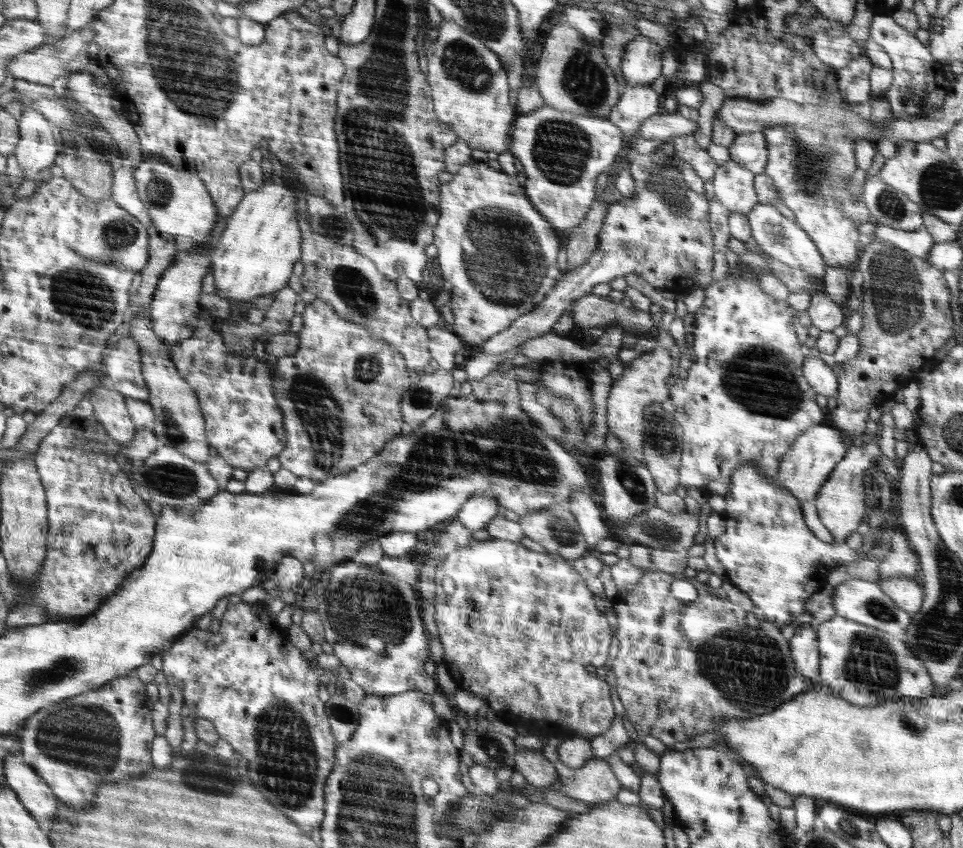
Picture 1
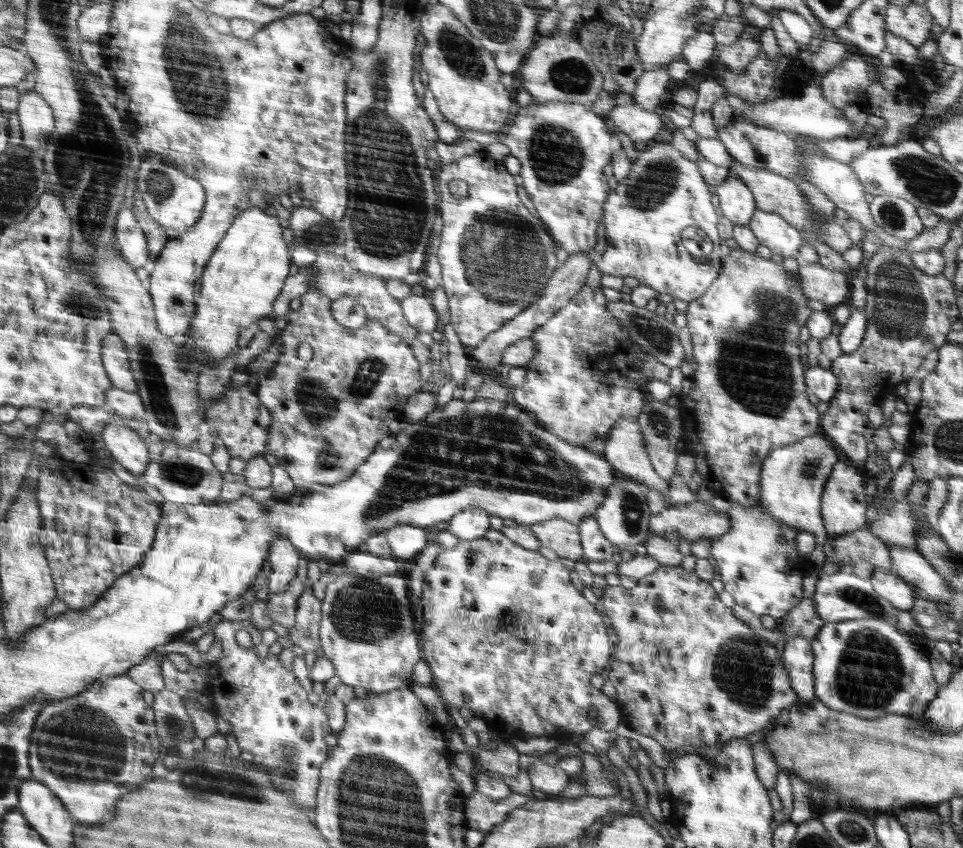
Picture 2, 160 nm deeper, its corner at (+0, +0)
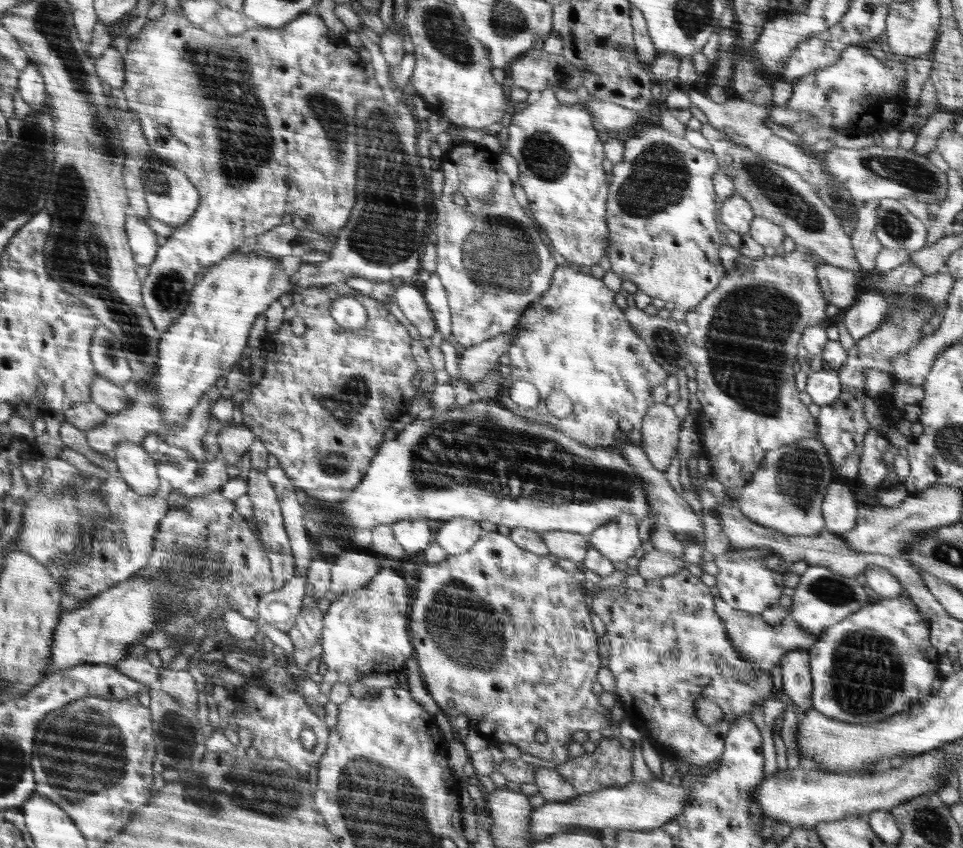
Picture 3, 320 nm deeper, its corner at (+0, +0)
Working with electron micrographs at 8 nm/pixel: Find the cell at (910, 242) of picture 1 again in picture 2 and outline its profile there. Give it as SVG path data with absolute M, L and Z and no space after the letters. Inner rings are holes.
M736 115L732 122L728 122L724 128L717 130L717 138L724 144L732 159L736 159L744 166L769 170L787 178L801 176L801 178L809 179L809 182L812 182L814 186L820 187L837 204L837 208L845 211L849 217L858 221L866 232L876 234L878 240L882 242L882 247L898 249L905 247L910 242L910 240L898 240L898 238L890 234L890 231L880 228L874 223L869 204L864 197L867 192L857 179L854 170L850 168L850 165L832 158L818 156L818 154L808 156L800 148L796 148L794 139L789 138L786 134L775 129L754 126L746 118L738 118Z

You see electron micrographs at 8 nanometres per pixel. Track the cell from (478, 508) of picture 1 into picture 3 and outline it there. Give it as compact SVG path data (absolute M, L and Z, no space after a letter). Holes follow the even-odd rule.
M454 518L436 532L436 543L448 555L464 554L470 551L483 533L480 522L470 518Z

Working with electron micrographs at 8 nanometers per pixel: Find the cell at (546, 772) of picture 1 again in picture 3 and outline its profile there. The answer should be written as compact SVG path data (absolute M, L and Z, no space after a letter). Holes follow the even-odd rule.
M539 767L534 783L547 802L567 802L578 795L575 788L553 768Z

